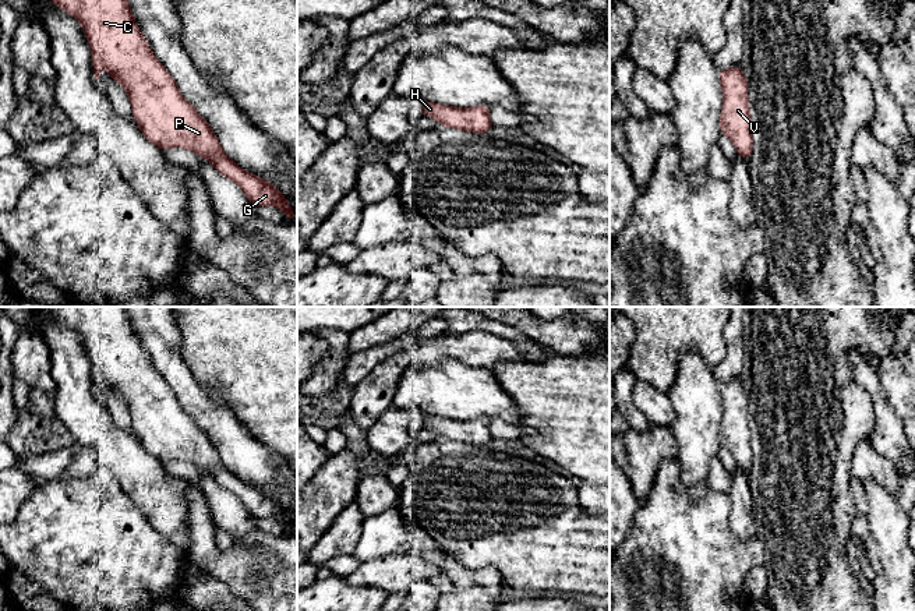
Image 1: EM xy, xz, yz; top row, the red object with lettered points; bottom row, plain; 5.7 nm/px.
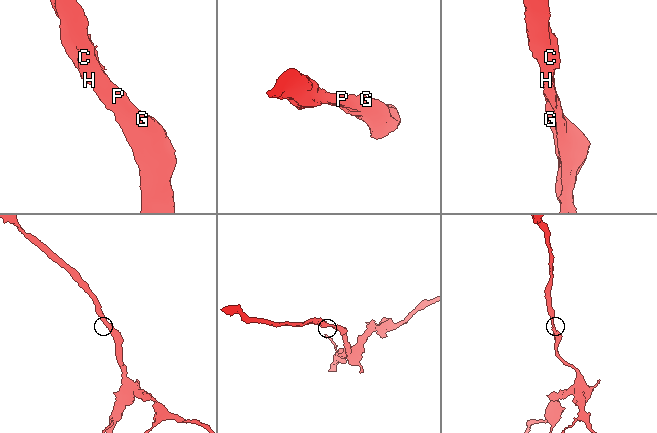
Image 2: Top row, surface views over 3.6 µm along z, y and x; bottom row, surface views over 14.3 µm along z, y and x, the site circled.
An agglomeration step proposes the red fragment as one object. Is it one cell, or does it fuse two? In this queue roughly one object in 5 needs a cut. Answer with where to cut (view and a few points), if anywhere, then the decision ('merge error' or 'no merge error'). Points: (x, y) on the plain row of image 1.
cut none; no merge error

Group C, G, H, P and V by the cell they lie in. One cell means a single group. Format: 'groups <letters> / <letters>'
groups C G H P V

